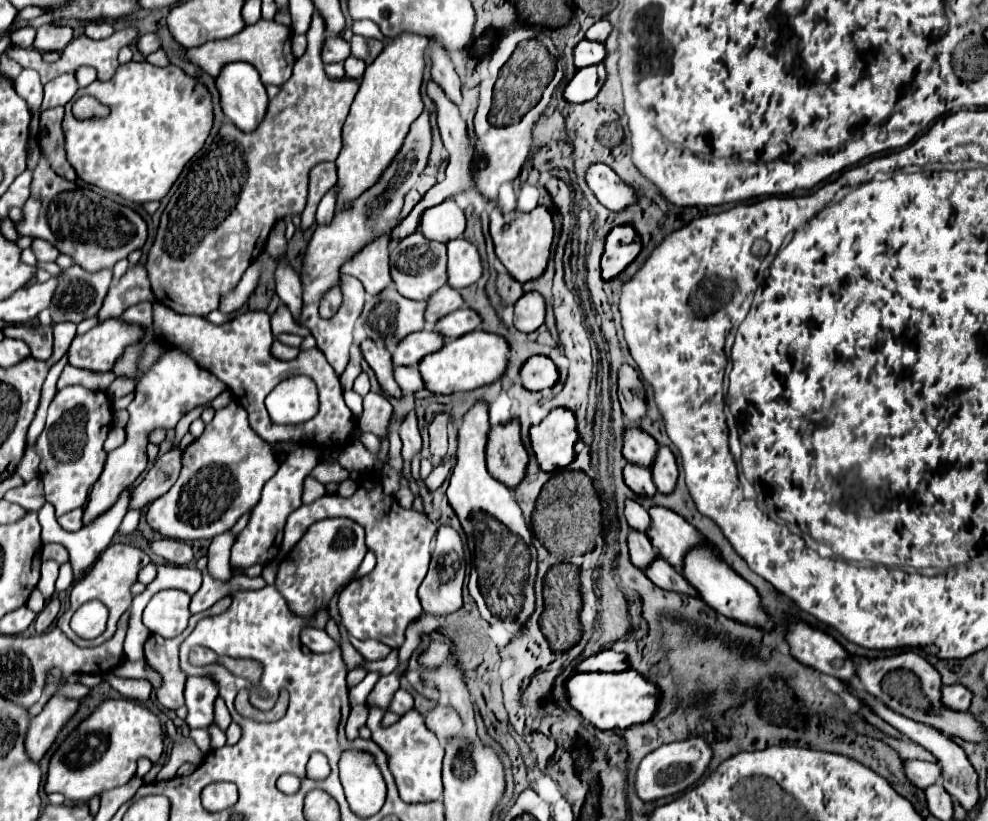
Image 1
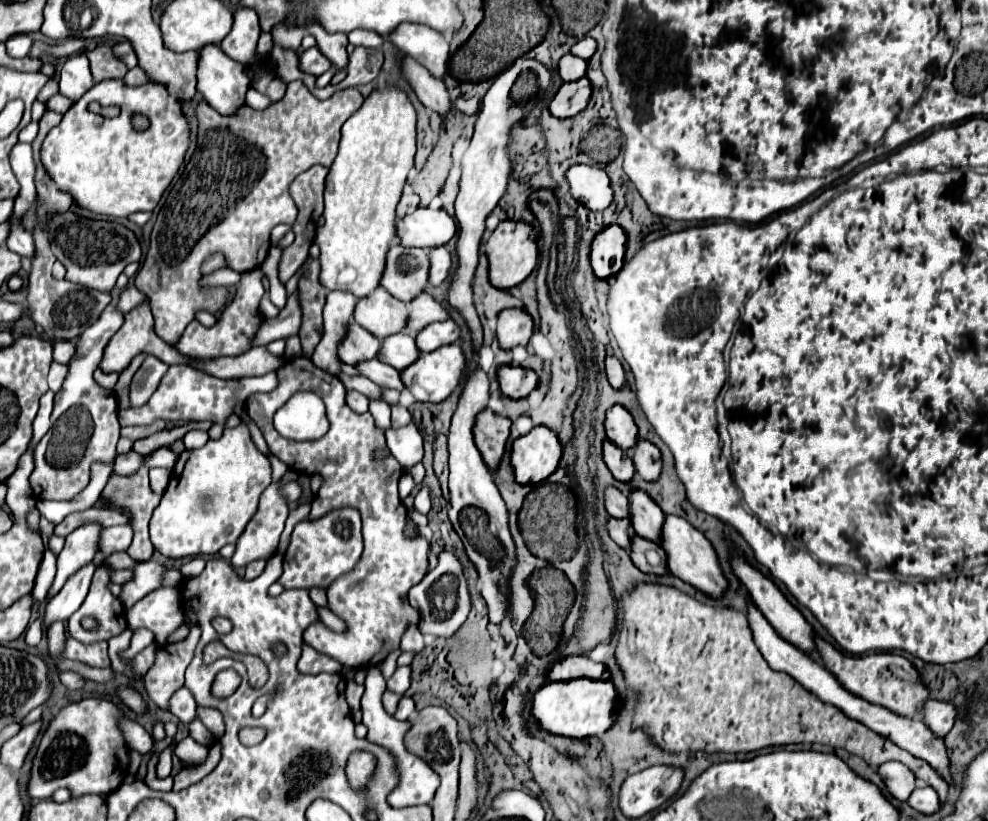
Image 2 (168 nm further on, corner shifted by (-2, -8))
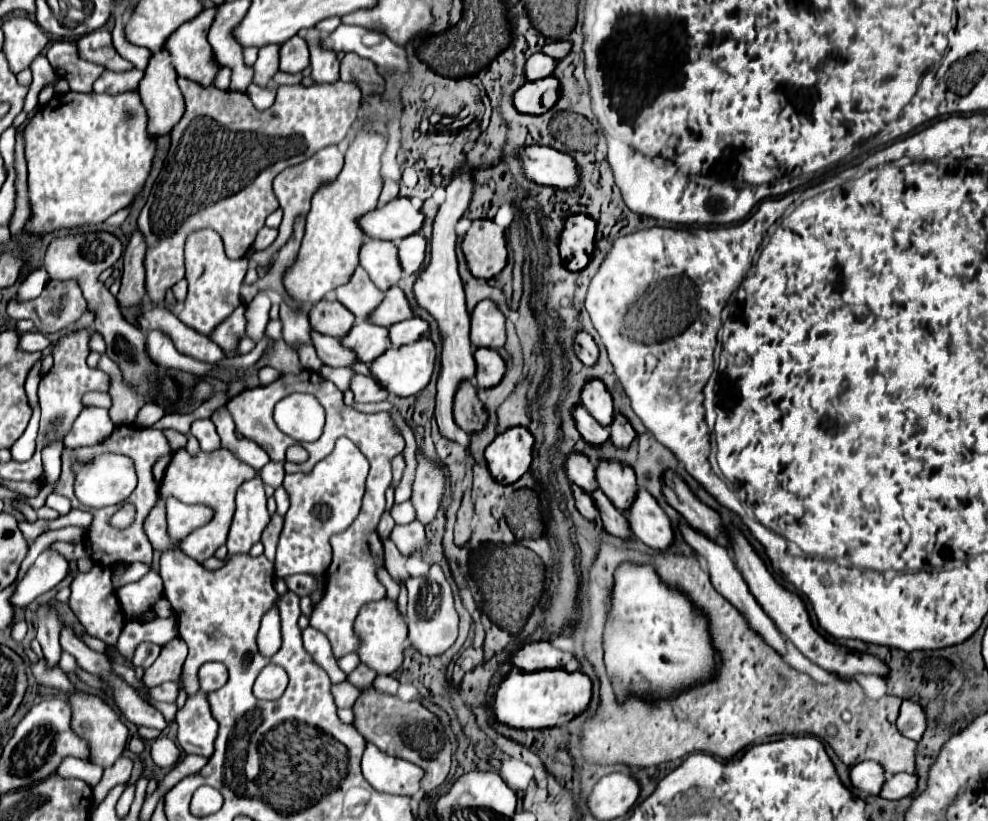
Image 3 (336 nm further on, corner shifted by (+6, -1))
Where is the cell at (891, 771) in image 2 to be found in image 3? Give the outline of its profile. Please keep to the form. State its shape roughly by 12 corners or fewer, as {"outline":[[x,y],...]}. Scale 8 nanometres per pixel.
{"outline":[[866,760],[850,770],[860,790],[880,794],[886,772],[880,762]]}

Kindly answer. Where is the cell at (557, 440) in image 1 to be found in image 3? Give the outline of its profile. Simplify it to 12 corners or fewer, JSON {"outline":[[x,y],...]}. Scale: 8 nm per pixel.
{"outline":[[508,428],[486,448],[494,478],[518,482],[532,466],[534,436]]}

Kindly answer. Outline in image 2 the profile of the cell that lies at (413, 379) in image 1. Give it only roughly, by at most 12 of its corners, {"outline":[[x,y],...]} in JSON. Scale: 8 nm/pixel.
{"outline":[[378,359],[360,361],[354,369],[380,387],[404,389],[400,371]]}

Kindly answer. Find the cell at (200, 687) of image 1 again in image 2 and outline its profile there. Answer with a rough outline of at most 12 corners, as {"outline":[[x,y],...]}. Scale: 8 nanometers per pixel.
{"outline":[[186,687],[170,697],[172,715],[182,723],[196,717],[196,701]]}

